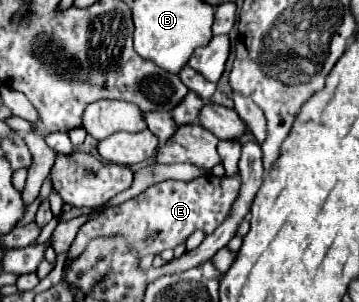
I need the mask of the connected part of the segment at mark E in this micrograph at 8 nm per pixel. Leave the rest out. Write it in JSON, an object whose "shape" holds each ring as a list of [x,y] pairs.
{"shape":[[[203,175],[193,181],[161,181],[141,195],[103,211],[99,217],[93,221],[85,223],[71,249],[69,249],[69,259],[75,259],[77,253],[81,253],[91,237],[99,235],[123,235],[123,239],[139,253],[139,257],[145,255],[159,255],[165,249],[175,249],[179,243],[183,243],[193,231],[201,229],[207,235],[213,233],[223,219],[229,215],[233,201],[237,199],[239,193],[239,177],[213,177],[213,175]]]}

